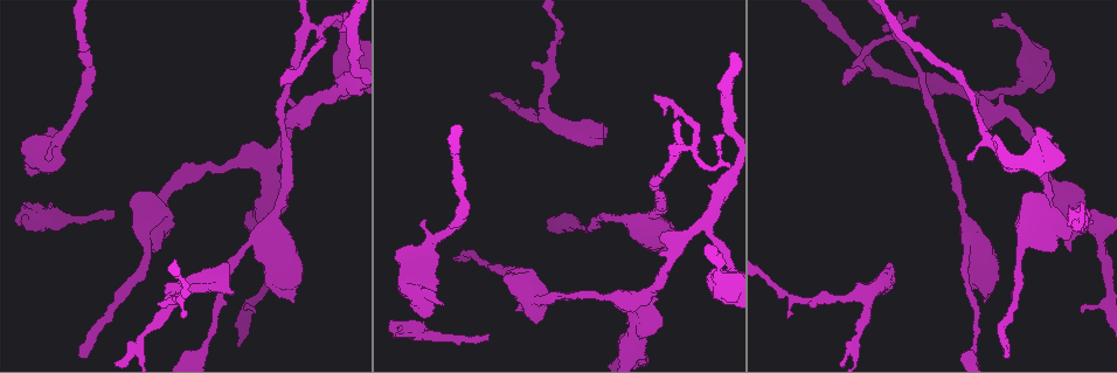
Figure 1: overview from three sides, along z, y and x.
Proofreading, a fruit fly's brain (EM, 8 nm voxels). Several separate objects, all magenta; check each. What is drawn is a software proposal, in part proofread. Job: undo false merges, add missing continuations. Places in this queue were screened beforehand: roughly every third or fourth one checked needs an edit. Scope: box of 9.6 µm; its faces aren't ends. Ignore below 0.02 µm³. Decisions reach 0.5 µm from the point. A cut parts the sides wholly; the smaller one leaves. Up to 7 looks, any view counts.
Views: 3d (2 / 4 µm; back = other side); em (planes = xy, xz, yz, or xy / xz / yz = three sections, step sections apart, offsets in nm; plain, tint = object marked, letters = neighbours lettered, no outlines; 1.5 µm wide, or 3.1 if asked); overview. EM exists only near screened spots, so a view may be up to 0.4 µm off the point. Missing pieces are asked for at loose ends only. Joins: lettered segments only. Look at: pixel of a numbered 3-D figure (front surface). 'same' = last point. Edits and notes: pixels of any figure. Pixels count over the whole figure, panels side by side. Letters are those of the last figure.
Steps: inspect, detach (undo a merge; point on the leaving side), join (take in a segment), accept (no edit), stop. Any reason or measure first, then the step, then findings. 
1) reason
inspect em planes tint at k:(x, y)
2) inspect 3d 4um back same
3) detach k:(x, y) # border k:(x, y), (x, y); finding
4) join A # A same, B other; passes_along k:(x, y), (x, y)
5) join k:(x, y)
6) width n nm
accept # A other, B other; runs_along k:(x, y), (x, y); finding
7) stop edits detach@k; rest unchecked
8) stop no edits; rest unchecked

free end
inspect 3d 2um back at 1:(115, 213)

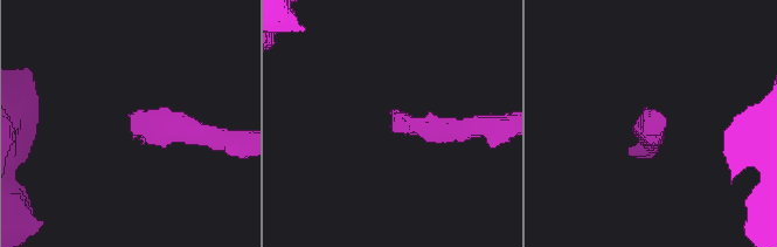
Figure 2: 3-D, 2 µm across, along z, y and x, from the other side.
inspect em xy step 8 letters at 2:(661, 114)

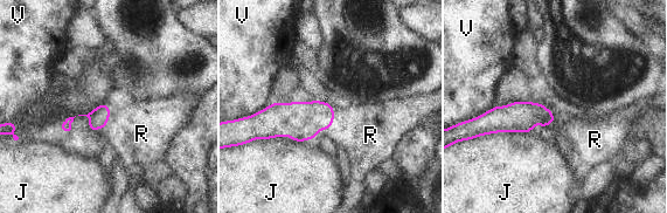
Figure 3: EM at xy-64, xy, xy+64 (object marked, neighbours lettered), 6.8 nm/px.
cut it another way
inspect em yz step 4 letters same

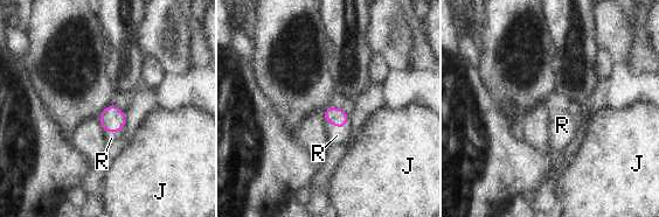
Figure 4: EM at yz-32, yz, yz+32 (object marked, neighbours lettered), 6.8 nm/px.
width 120 nm
join R # J other, R same; passes_along 4:(338, 117), (339, 127), (337, 135); the cell continues

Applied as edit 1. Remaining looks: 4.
see it whole again
inspect overview

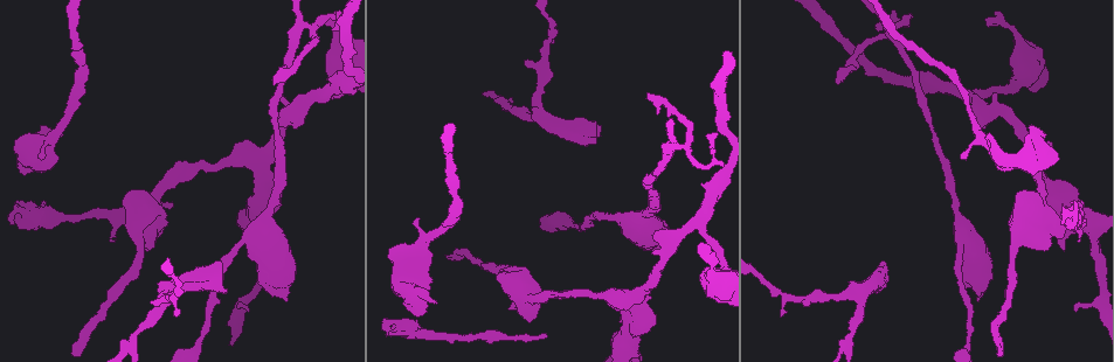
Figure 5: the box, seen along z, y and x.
free end
inspect em xy step 8 plain at 5:(1062, 249)

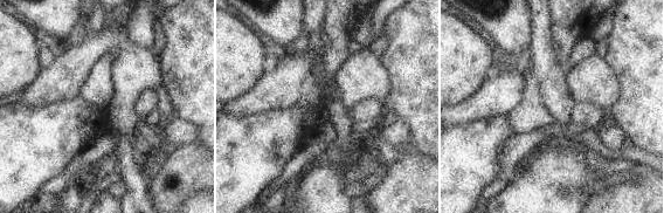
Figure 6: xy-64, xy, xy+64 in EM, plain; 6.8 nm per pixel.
see the neighbours
inspect em xy step 8 letters same

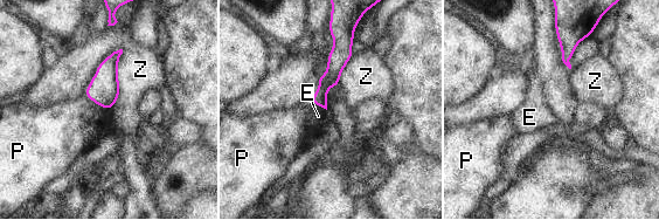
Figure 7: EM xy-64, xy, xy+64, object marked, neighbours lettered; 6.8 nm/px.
accept # E other, P other, Z other; runs_along 7:(345, 40), (319, 103); none of them fits

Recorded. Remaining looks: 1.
branch stops here
inspect em planes letters at 5:(178, 314)

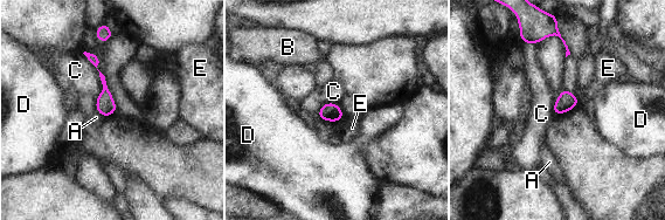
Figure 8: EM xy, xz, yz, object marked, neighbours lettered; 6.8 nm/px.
width 130 nm
accept # A other, B other, C other, D other, E other; border 8:(82, 53), (98, 71), (96, 100); no lettered segment goes on from it

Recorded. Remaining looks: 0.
stop edits join@4; rest unchecked

